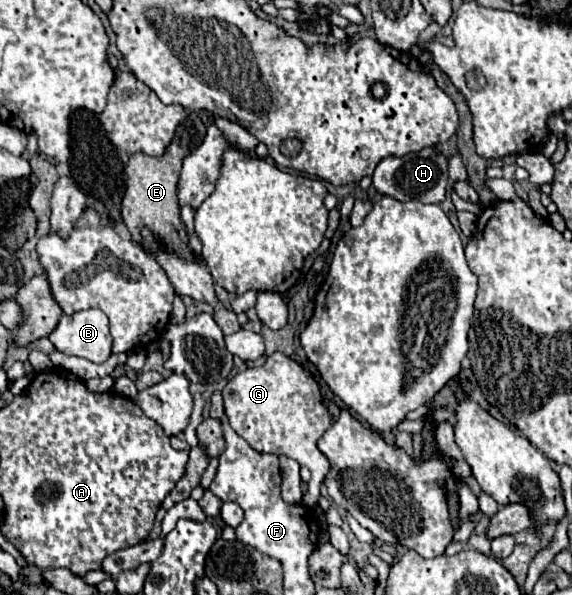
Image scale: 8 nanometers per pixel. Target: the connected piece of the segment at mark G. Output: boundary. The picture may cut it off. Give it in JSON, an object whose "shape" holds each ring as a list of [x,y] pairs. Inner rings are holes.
{"shape":[[[273,352],[271,356],[267,356],[263,366],[247,368],[235,374],[223,388],[223,400],[231,428],[241,438],[245,438],[251,448],[265,454],[289,456],[311,470],[311,482],[302,497],[302,504],[309,508],[317,505],[320,484],[329,472],[329,462],[319,452],[317,440],[331,426],[331,420],[327,408],[323,406],[319,384],[315,382],[311,372],[285,354]],[[283,402],[295,402],[295,406],[283,412]]]}

